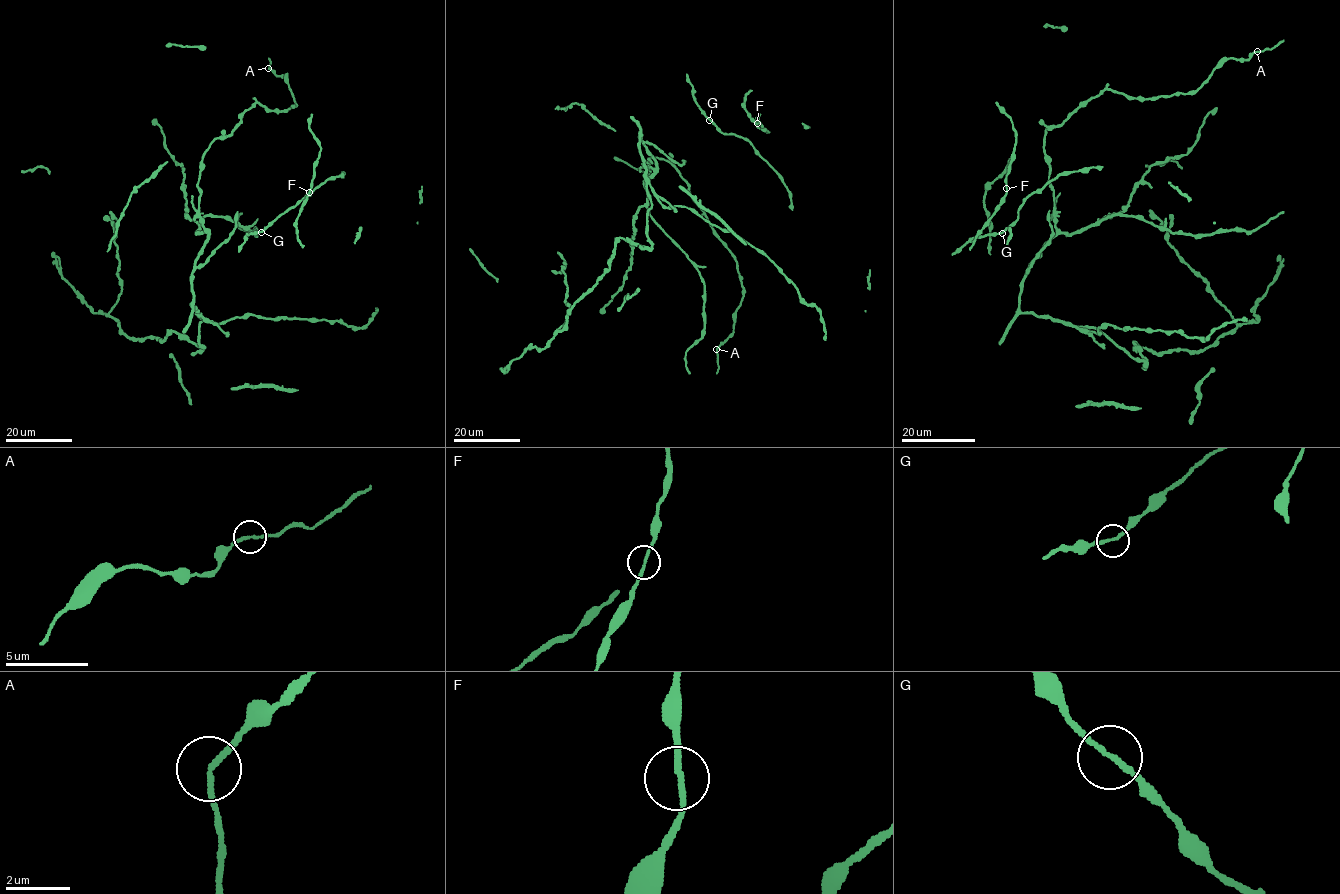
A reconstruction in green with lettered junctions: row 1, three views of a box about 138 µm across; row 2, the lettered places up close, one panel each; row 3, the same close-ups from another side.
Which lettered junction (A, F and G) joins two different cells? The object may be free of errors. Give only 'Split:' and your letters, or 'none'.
Split: none

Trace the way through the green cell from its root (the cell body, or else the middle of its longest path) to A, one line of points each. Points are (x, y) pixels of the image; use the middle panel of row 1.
A: (645, 166), (641, 135), (647, 166), (657, 157), (676, 169), (737, 263), (743, 298), (716, 349)

